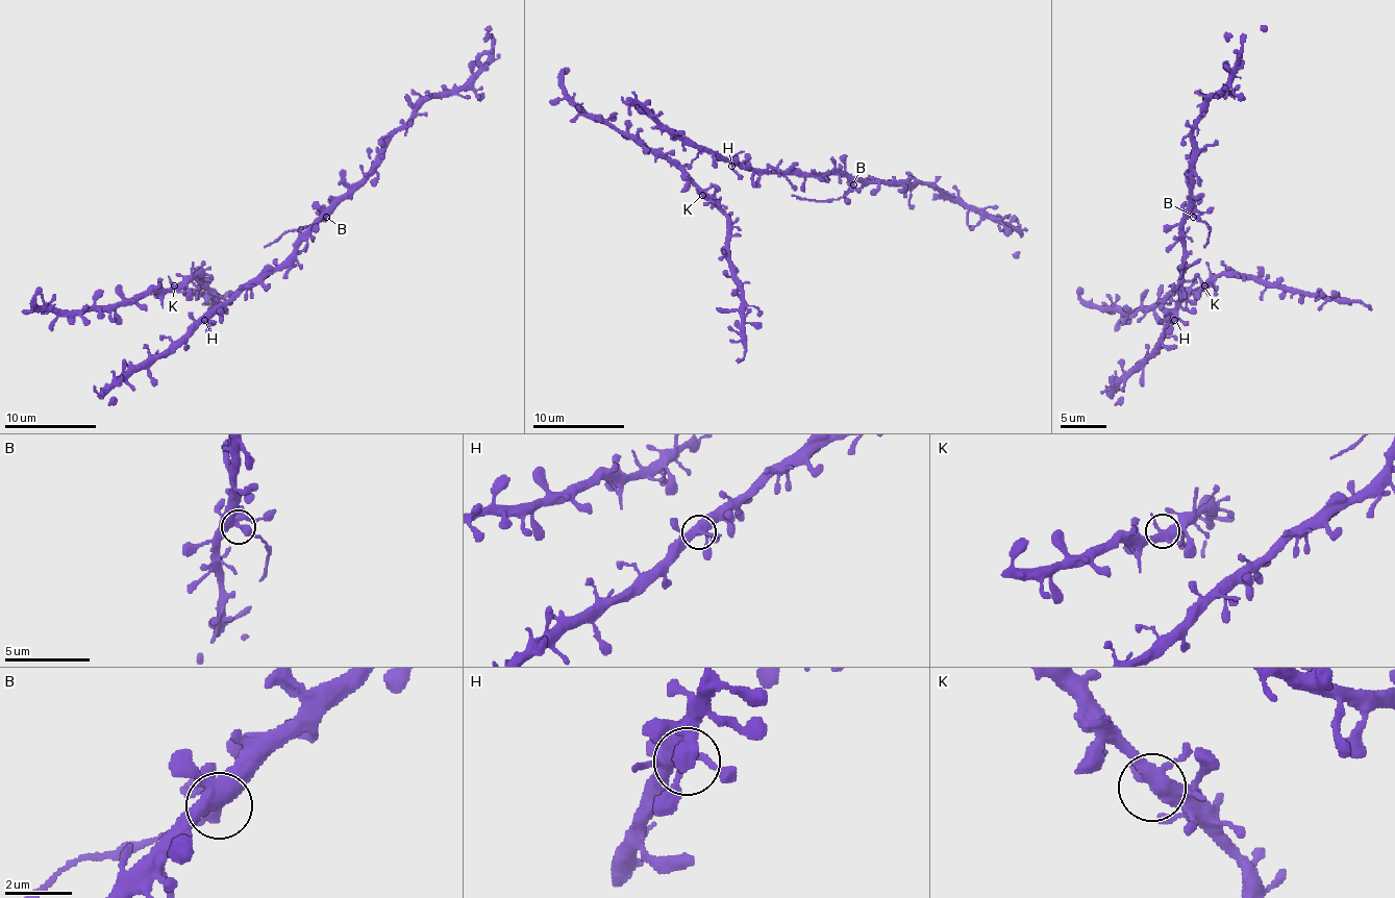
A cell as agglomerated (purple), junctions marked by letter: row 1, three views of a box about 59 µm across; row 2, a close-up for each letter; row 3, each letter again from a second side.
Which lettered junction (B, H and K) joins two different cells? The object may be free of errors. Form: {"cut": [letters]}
{"cut": ["B"]}

